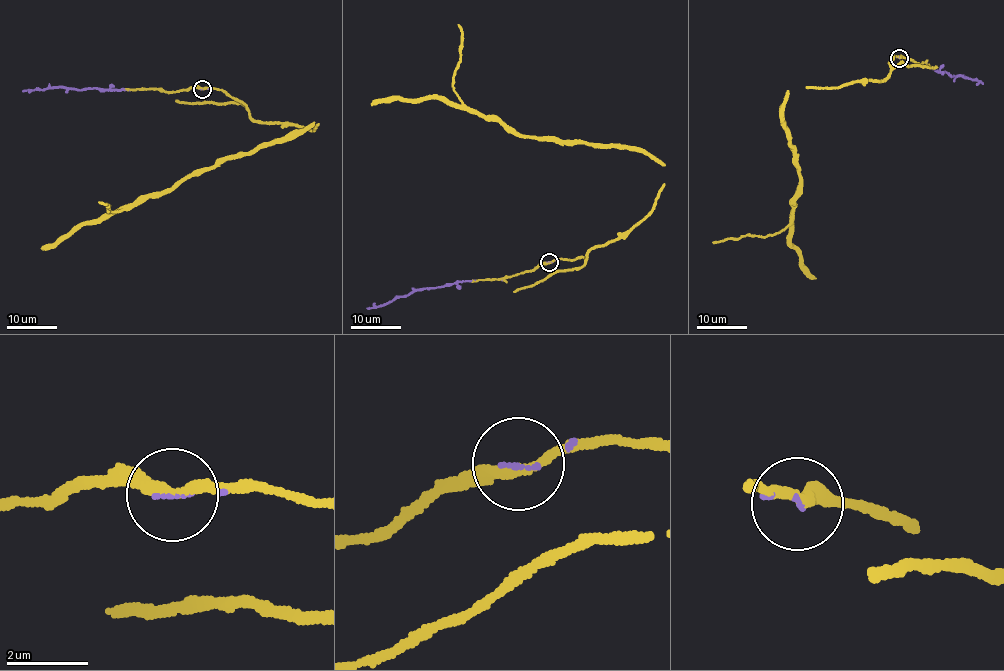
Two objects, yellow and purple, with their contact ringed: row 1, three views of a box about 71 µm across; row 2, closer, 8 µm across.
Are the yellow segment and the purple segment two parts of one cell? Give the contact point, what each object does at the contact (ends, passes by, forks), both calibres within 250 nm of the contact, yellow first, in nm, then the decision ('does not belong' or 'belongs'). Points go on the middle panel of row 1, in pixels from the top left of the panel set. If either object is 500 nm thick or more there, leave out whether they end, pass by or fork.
at (549, 262); yellow passes by; purple ends there; 240 nm thick on the yellow side, 70 nm on the other; belongs

